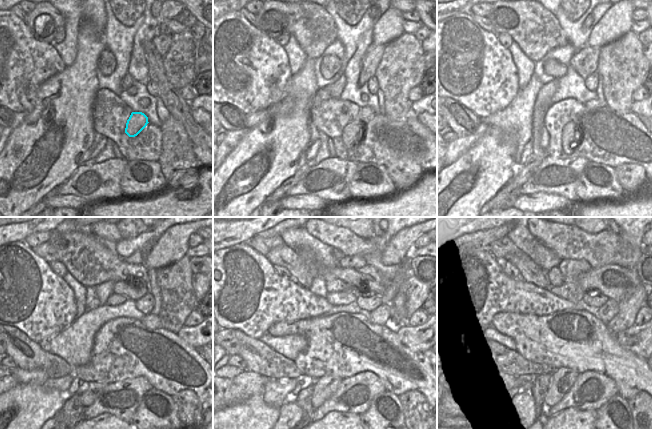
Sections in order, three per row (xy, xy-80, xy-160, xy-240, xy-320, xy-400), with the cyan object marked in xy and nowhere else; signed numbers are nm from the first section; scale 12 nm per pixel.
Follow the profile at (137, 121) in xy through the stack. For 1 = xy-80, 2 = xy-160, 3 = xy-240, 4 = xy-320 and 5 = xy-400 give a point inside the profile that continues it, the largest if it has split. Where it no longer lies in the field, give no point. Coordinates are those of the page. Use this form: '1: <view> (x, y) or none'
1: xy-80 (352, 134)
2: xy-160 (571, 134)
3: xy-240 (151, 321)
4: xy-320 (381, 315)
5: xy-400 (608, 311)

